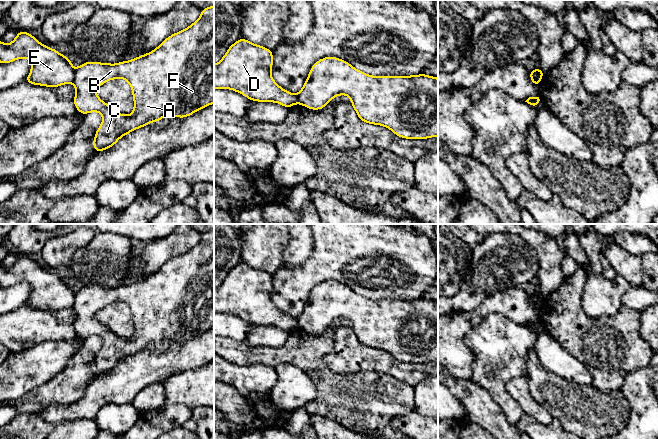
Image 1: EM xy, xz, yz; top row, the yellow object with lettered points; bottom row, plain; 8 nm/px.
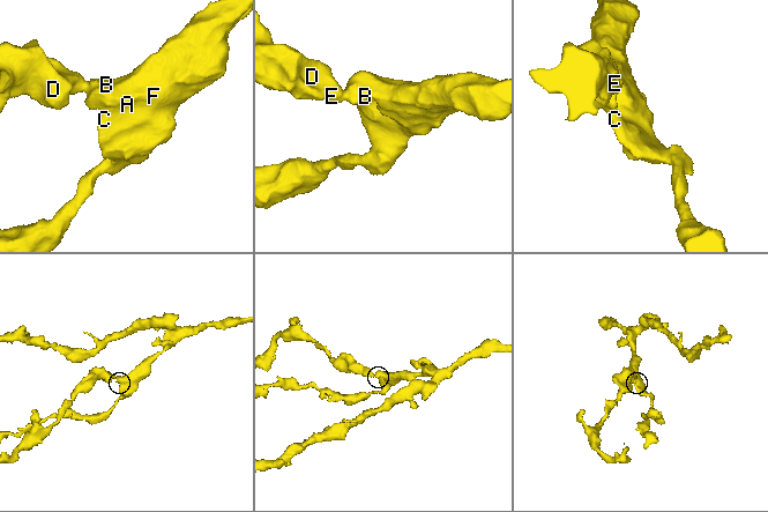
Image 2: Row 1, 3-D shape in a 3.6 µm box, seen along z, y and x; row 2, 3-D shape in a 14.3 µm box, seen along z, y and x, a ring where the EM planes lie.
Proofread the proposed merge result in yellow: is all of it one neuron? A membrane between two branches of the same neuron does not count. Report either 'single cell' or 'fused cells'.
fused cells

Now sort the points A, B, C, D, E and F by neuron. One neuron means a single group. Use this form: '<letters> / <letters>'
A B C F / D E

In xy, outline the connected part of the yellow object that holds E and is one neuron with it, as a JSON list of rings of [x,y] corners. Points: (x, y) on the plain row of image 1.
[[[18,255],[9,269],[0,264],[0,288],[21,282],[31,285],[31,295],[24,306],[55,313],[74,305],[75,293],[71,284],[56,273],[40,267],[30,256]]]

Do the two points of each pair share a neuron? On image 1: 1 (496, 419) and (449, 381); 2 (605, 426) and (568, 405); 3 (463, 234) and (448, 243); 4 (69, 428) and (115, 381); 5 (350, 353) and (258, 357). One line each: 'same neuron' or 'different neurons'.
1: same neuron
2: same neuron
3: different neurons
4: different neurons
5: different neurons

